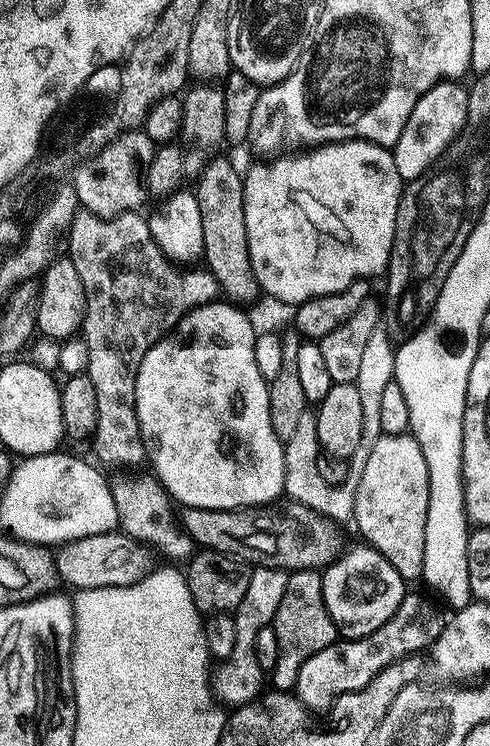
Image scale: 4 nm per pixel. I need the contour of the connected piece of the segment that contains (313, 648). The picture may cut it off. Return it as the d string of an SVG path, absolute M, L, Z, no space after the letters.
M298 569L288 572L286 591L282 593L282 602L274 614L271 625L278 638L278 662L270 673L270 684L273 689L291 693L296 686L298 670L306 658L314 658L318 650L336 643L338 633L336 623L326 610L326 598L322 598L322 575L317 569Z

